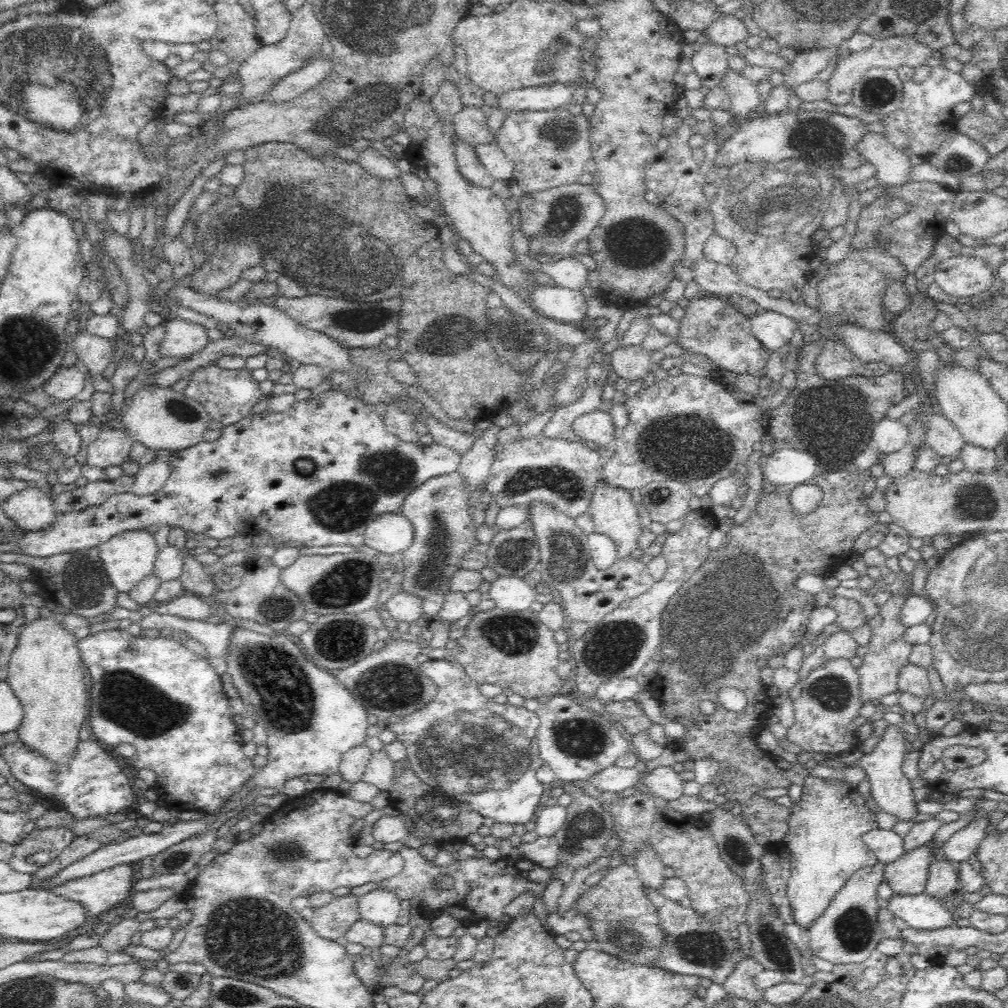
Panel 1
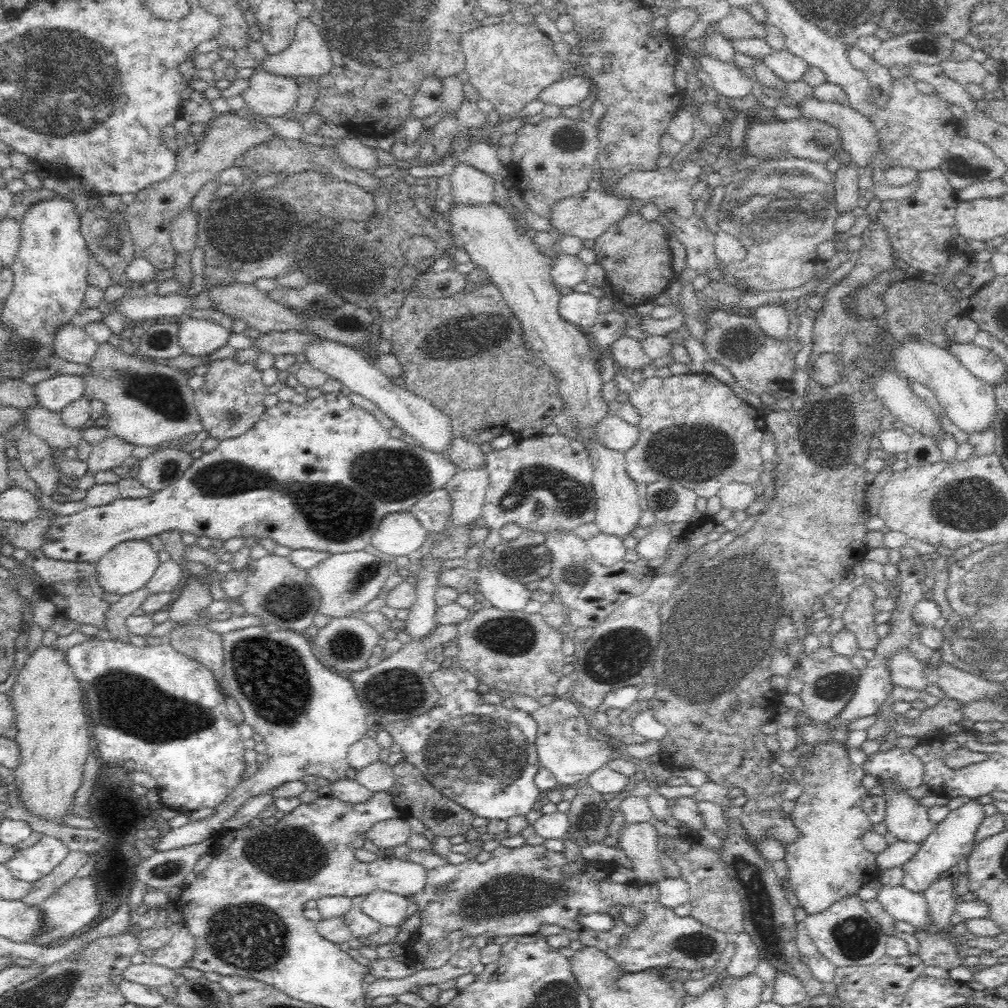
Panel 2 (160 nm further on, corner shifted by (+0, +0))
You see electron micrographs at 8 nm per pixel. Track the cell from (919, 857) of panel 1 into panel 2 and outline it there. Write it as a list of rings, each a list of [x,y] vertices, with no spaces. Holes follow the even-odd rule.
[[[976,799],[968,801],[948,813],[948,816],[935,825],[930,836],[919,846],[918,852],[904,868],[903,886],[914,893],[924,893],[930,889],[934,881],[944,875],[954,873],[960,861],[967,861],[975,847],[975,840],[982,821],[987,817],[982,809],[984,804]]]

